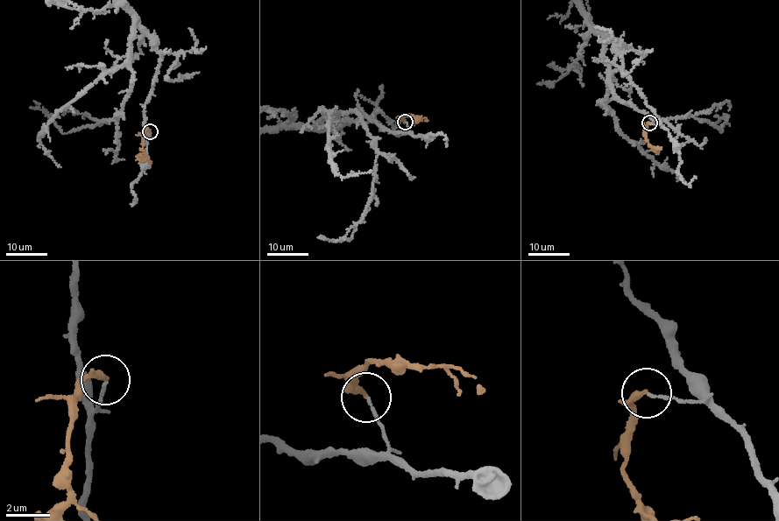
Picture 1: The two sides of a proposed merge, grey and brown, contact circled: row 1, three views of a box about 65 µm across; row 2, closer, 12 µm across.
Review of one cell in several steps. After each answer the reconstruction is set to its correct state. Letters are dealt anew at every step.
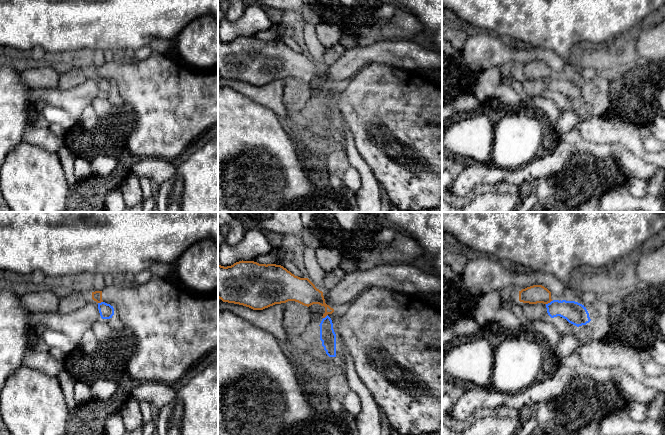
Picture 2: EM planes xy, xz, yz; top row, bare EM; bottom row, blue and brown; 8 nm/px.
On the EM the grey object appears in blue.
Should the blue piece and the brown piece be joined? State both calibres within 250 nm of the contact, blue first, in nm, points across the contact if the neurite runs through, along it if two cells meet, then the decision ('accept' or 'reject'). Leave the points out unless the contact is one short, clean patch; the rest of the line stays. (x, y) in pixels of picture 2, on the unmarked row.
180/150 nm | along yz (551, 76), (546, 80) | reject

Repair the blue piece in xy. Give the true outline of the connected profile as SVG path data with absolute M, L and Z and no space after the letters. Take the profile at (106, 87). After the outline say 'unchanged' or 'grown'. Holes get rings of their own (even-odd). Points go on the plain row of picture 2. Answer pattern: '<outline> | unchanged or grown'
M105 78L98 79L99 89L102 95L110 95L114 91L114 84Z | unchanged

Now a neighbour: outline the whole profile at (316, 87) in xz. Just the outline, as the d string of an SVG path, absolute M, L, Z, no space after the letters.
M313 80L308 83L308 86L311 93L310 103L319 103L323 95L322 92L325 89L325 83L319 80Z

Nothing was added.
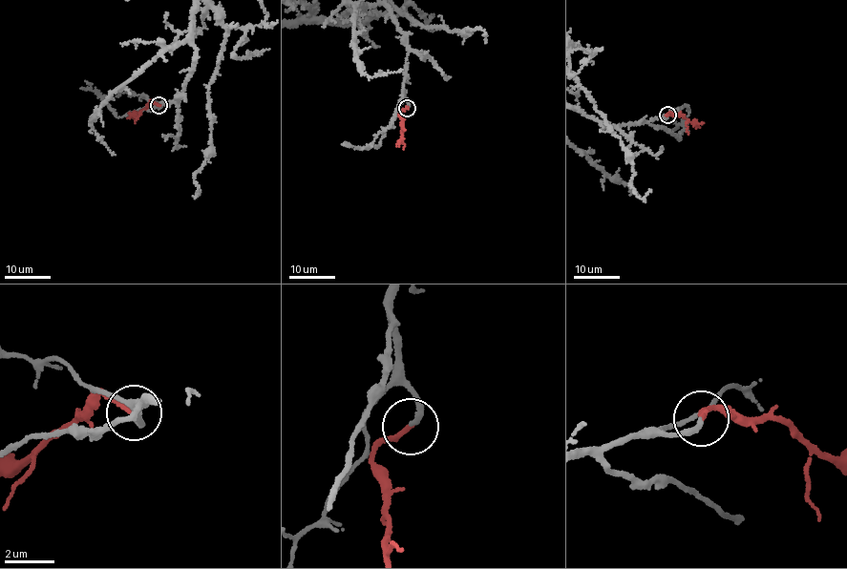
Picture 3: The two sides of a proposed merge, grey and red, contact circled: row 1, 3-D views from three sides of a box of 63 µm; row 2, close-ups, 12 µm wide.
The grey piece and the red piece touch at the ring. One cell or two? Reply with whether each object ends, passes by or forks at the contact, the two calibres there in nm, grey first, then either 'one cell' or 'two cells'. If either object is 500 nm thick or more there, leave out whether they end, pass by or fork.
grey ends there; red ends there; 240 nm thick on the grey side, 200 nm on the other; one cell

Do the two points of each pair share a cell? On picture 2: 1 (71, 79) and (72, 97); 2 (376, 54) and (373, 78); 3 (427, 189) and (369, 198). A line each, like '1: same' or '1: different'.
1: different
2: different
3: different

